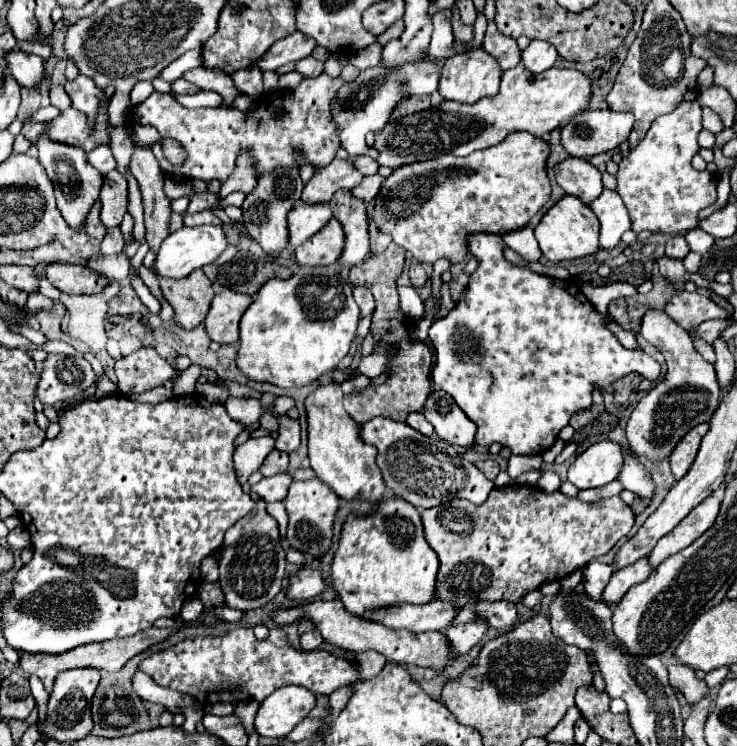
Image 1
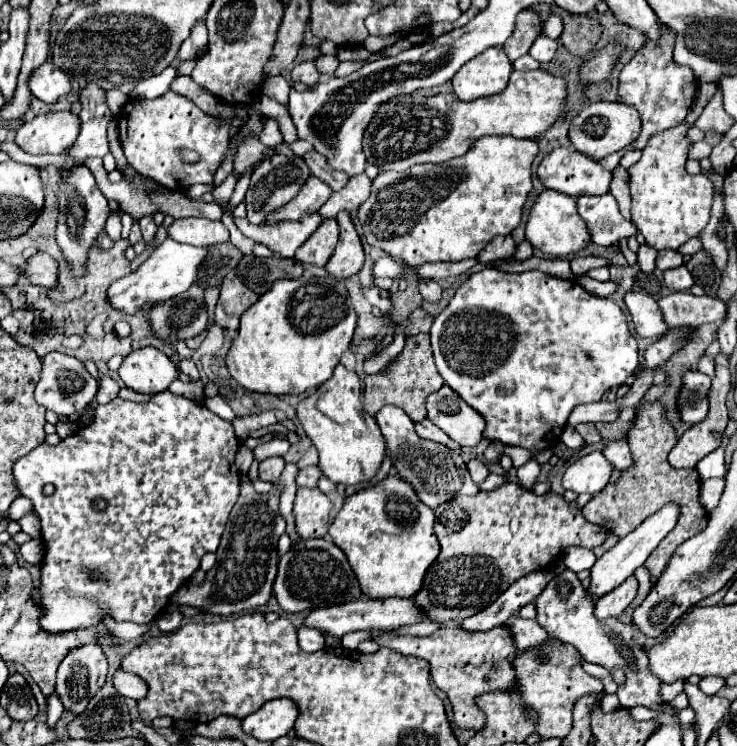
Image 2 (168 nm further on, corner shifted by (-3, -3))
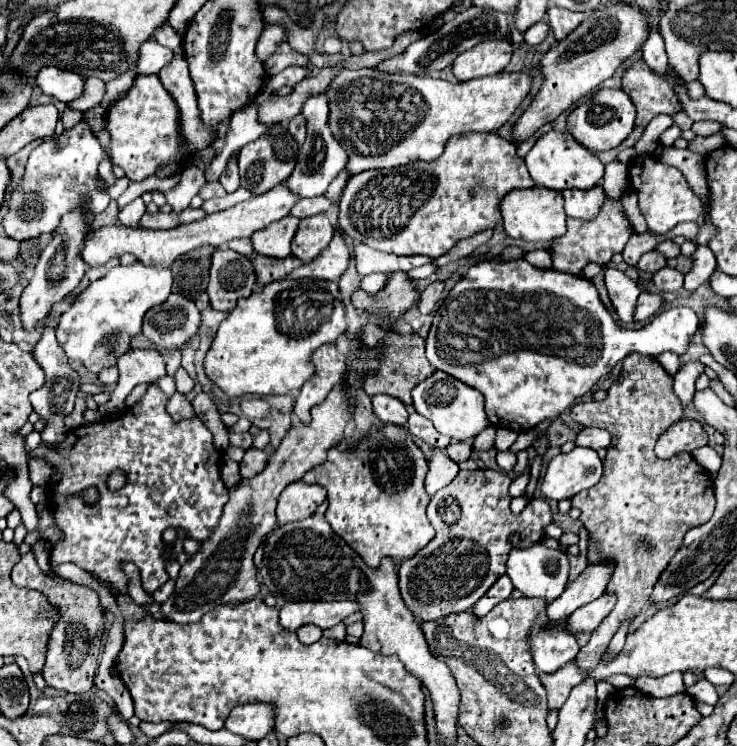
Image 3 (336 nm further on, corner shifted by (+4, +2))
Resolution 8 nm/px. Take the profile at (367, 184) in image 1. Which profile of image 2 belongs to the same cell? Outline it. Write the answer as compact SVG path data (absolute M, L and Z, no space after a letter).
M364 172L358 176L352 176L350 182L346 184L346 188L342 188L340 192L334 192L330 196L330 200L320 208L320 214L324 218L332 218L340 210L352 212L358 206L362 206L364 200L368 200L370 192L372 192L372 180Z

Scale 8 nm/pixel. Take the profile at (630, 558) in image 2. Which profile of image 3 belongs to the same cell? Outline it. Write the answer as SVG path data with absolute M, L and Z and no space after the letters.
M609 563L587 565L587 569L575 581L571 581L555 601L547 605L547 611L545 611L547 621L561 623L579 607L601 597L605 593L605 583L609 583L611 571L613 571L613 565Z

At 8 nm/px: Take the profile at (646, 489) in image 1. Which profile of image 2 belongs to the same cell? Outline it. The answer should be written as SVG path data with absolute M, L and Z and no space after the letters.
M616 440L616 442L610 442L606 448L604 448L604 456L612 462L612 466L620 472L626 472L634 466L634 458L632 458L632 452L626 444L626 440Z

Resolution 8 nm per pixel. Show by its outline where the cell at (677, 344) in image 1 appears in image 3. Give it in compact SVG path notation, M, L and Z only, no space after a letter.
M607 267L605 287L621 321L633 321L633 305L637 303L637 295L641 293L637 283L631 281L623 271Z

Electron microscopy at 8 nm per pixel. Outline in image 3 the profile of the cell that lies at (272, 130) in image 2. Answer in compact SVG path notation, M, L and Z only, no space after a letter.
M238 152L235 153L227 163L225 171L219 177L219 183L225 187L227 193L233 193L239 187Z

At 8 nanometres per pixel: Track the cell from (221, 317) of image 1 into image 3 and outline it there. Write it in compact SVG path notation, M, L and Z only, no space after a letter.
M215 249L211 255L211 271L207 295L217 311L231 311L241 297L249 297L257 283L255 269L247 255L231 249Z

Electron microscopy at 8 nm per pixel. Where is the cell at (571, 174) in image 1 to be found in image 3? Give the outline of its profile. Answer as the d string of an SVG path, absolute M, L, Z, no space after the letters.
M555 129L549 133L543 133L535 141L533 149L525 157L525 163L537 185L543 185L543 187L555 189L555 191L573 189L573 187L589 189L603 179L603 169L605 169L603 163L595 157L595 153L589 151L587 147L581 147L581 143L577 143L571 133L555 131Z

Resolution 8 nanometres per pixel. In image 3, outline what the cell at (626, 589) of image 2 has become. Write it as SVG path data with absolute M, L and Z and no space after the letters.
M601 595L599 599L587 603L585 607L569 615L569 619L565 621L565 629L571 635L593 633L599 627L599 623L609 615L611 609L613 609L613 595Z

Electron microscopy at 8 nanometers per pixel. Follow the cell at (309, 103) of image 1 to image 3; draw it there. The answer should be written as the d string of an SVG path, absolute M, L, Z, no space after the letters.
M137 75L131 89L107 109L105 127L111 135L107 155L113 165L125 169L131 181L143 181L161 163L169 163L179 155L179 111L157 75Z

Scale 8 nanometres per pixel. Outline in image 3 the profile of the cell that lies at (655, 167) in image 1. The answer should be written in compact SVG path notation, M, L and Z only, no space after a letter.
M639 155L629 165L629 179L639 195L639 207L643 211L651 231L657 231L663 235L663 233L671 231L677 223L697 221L697 217L705 211L703 201L691 191L683 173L677 167L669 167L669 165L661 163L653 155Z

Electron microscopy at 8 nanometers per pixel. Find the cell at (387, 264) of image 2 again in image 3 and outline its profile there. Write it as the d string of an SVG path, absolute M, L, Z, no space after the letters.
M355 245L353 251L353 261L355 269L359 275L369 275L369 273L389 273L389 271L411 271L413 267L428 264L426 255L393 255L393 253L383 253L365 245Z

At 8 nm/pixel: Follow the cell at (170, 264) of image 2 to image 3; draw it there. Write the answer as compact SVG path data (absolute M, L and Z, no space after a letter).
M141 263L113 267L103 279L93 281L85 291L81 291L73 305L59 317L55 335L65 357L69 361L81 361L91 373L99 373L105 365L115 367L117 353L125 355L129 351L131 339L141 333L143 315L171 295L171 285L171 269L141 267Z

